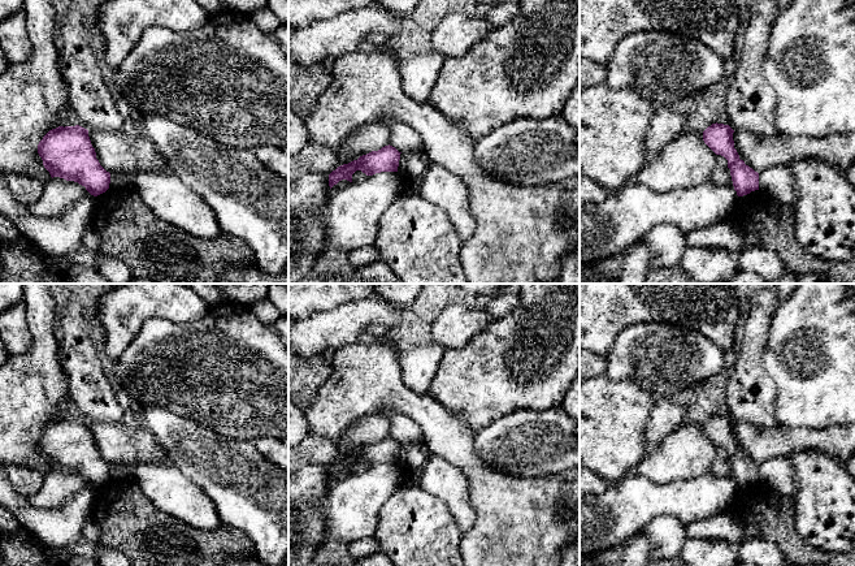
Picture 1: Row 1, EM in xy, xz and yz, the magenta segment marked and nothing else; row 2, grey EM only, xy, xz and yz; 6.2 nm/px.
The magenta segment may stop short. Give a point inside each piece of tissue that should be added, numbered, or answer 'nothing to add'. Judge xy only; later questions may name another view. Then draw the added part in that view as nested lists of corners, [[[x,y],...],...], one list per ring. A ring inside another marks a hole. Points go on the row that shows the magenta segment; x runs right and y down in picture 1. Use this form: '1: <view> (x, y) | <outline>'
nothing to add

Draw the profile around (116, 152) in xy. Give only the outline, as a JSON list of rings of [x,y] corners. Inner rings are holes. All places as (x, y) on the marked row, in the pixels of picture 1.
[[[88,130],[88,137],[100,165],[109,173],[116,172],[168,172],[155,146],[146,137],[134,141],[120,133]]]

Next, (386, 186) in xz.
[[[356,170],[352,182],[331,193],[316,212],[325,230],[325,252],[333,249],[350,252],[374,245],[382,215],[400,195],[398,172],[366,176]]]

